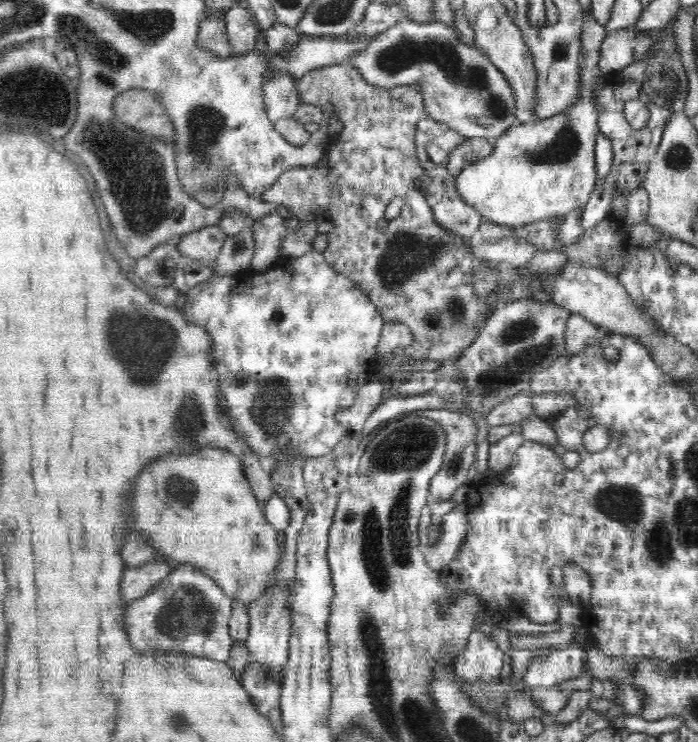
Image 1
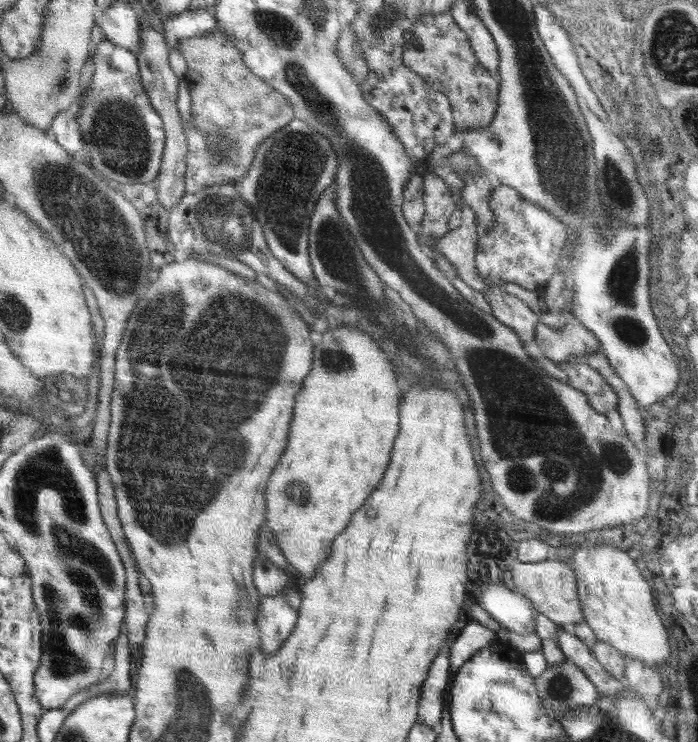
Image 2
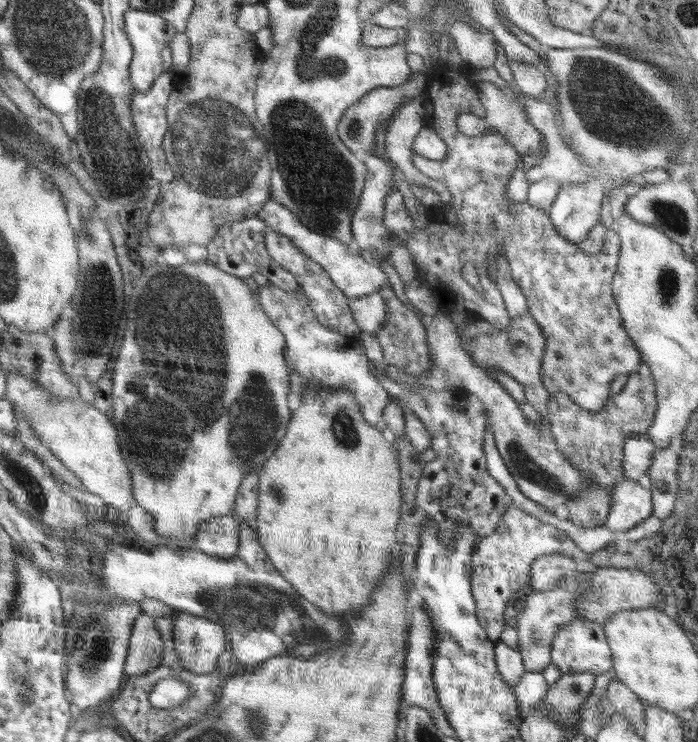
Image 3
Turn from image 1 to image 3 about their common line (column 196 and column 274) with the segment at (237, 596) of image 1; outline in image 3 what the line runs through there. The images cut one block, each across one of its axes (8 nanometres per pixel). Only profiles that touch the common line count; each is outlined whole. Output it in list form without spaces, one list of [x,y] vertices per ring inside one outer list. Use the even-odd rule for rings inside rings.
[[[310,387],[299,392],[302,396],[301,403],[289,419],[285,436],[279,442],[278,448],[272,456],[261,466],[259,471],[258,506],[253,527],[256,529],[257,540],[266,551],[268,560],[274,568],[294,587],[294,590],[308,602],[317,606],[328,616],[334,614],[335,618],[342,618],[348,613],[361,612],[362,608],[369,603],[375,588],[381,583],[383,576],[391,568],[396,559],[396,526],[401,517],[401,474],[399,469],[399,457],[392,453],[392,445],[384,439],[378,430],[366,423],[361,415],[360,407],[352,399],[348,389],[334,389]]]

